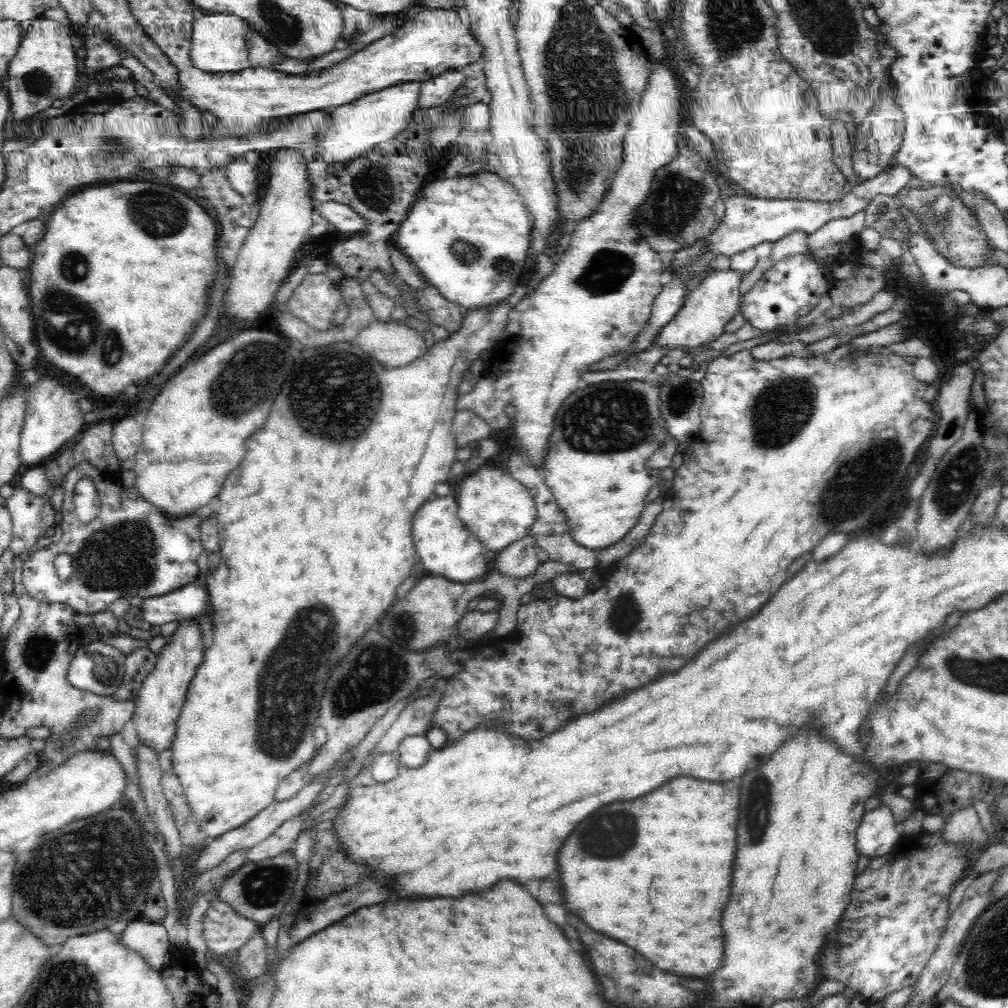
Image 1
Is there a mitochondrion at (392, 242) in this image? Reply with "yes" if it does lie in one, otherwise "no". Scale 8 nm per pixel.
no

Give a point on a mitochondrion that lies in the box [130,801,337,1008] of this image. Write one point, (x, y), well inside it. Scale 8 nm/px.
(264, 886)

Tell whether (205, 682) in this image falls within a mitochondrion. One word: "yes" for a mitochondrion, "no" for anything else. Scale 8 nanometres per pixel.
no

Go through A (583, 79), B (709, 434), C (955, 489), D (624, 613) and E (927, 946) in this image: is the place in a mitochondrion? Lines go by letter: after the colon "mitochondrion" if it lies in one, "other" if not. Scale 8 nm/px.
A: mitochondrion
B: other
C: mitochondrion
D: mitochondrion
E: other

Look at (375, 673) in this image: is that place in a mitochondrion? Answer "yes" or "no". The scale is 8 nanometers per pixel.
yes

